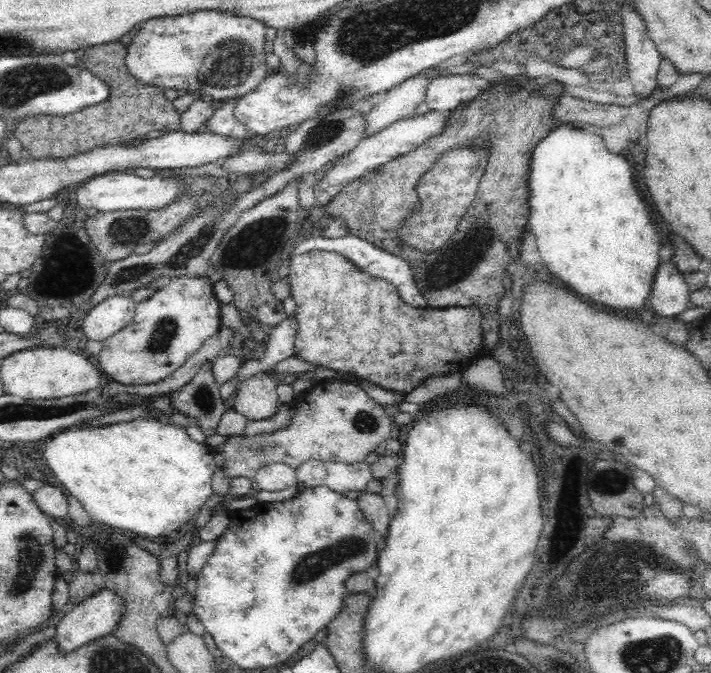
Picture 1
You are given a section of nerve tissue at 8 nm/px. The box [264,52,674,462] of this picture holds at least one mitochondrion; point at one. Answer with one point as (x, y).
(328, 129)

